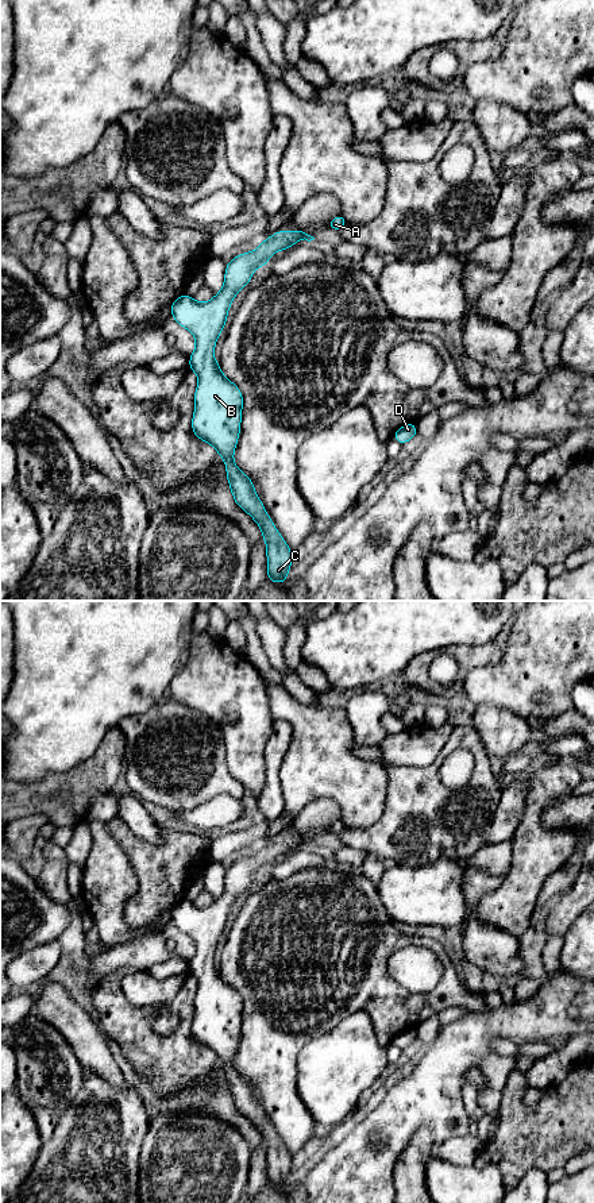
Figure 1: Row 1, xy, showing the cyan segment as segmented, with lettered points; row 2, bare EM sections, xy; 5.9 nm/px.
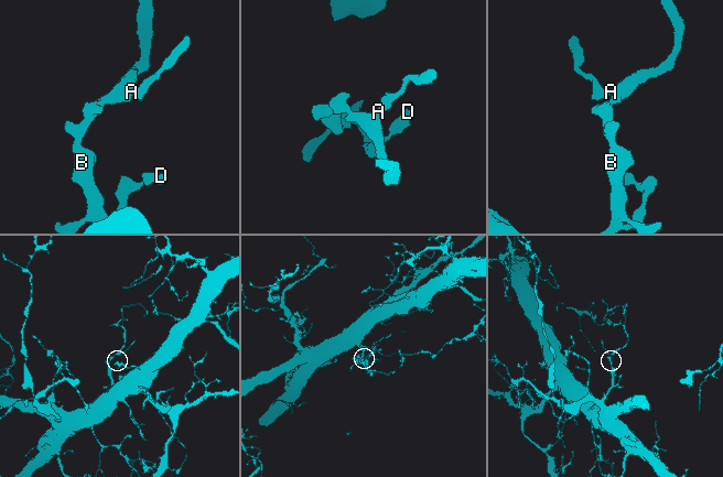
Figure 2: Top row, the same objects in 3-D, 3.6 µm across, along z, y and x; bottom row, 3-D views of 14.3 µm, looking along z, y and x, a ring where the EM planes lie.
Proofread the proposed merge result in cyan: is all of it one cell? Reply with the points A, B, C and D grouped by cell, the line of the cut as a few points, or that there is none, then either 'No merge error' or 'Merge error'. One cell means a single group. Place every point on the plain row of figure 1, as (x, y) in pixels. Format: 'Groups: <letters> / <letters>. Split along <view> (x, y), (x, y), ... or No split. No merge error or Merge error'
Groups: A B C D. No split. No merge error

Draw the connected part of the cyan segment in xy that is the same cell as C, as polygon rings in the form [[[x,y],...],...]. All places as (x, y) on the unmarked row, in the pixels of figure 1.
[[[300,832],[297,837],[277,836],[263,844],[256,855],[243,857],[225,870],[224,891],[211,906],[197,907],[184,898],[170,910],[174,925],[196,942],[196,955],[189,963],[189,972],[198,982],[192,1023],[193,1038],[213,1050],[221,1060],[234,1106],[261,1131],[267,1152],[267,1184],[274,1188],[288,1185],[292,1154],[256,1102],[254,1088],[234,1067],[234,1054],[240,1038],[243,1000],[239,992],[224,982],[219,967],[213,963],[213,955],[227,928],[231,907],[251,886],[255,874],[263,872],[273,857],[286,855],[301,844],[310,847],[315,843]]]

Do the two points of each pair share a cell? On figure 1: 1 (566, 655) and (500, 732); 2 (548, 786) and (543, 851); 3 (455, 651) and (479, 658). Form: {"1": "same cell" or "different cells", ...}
{"1": "different cells", "2": "same cell", "3": "same cell"}

